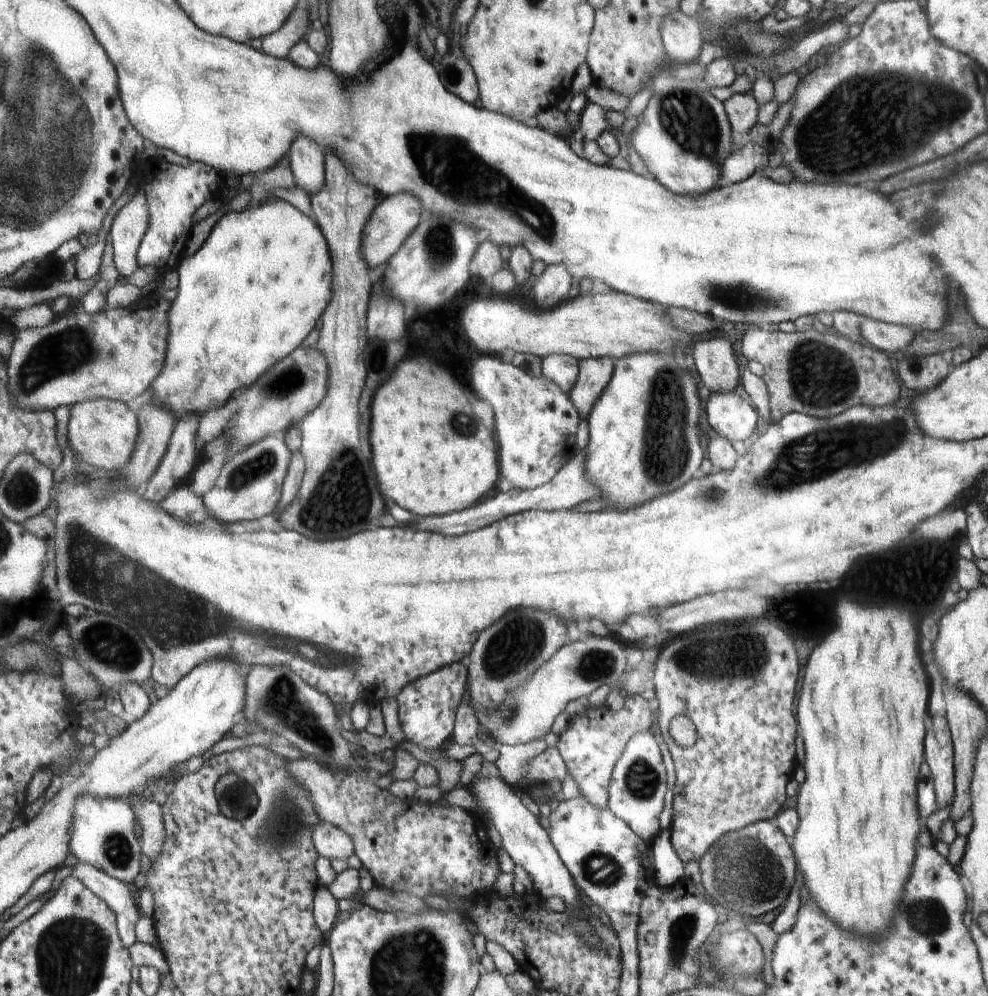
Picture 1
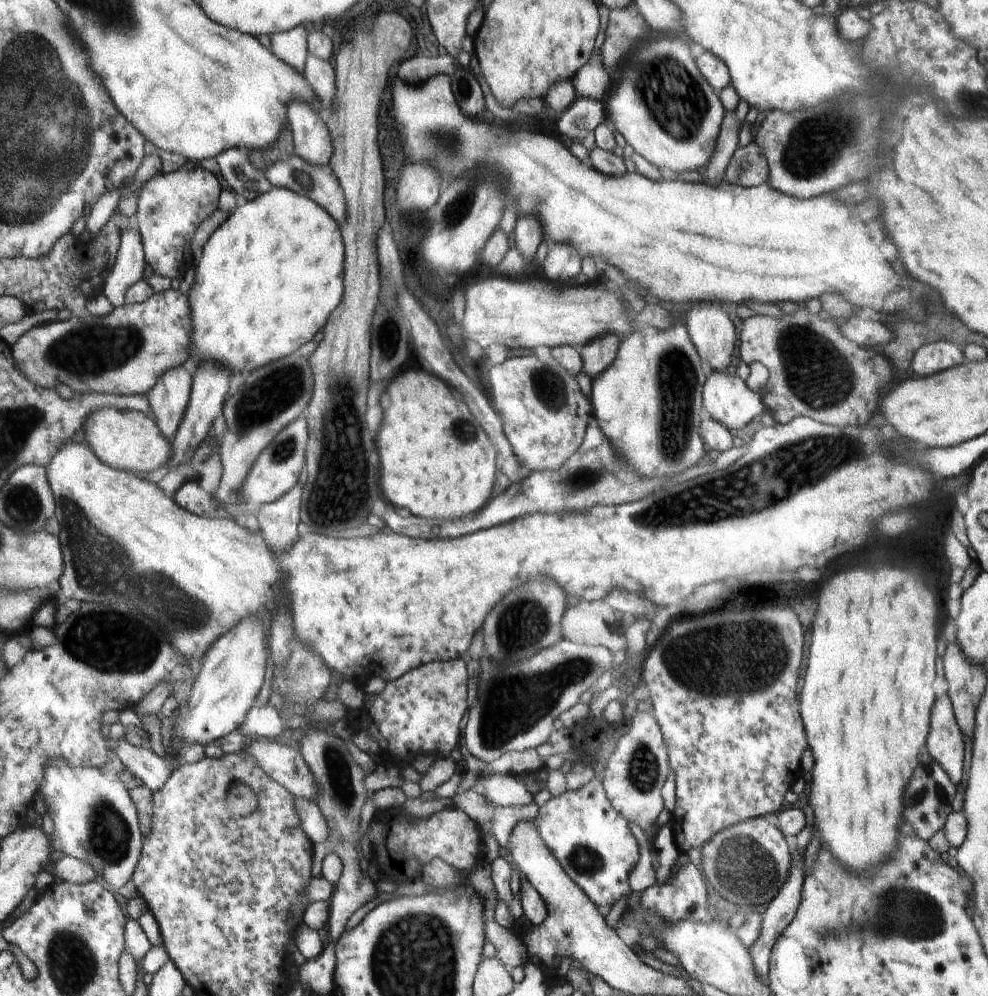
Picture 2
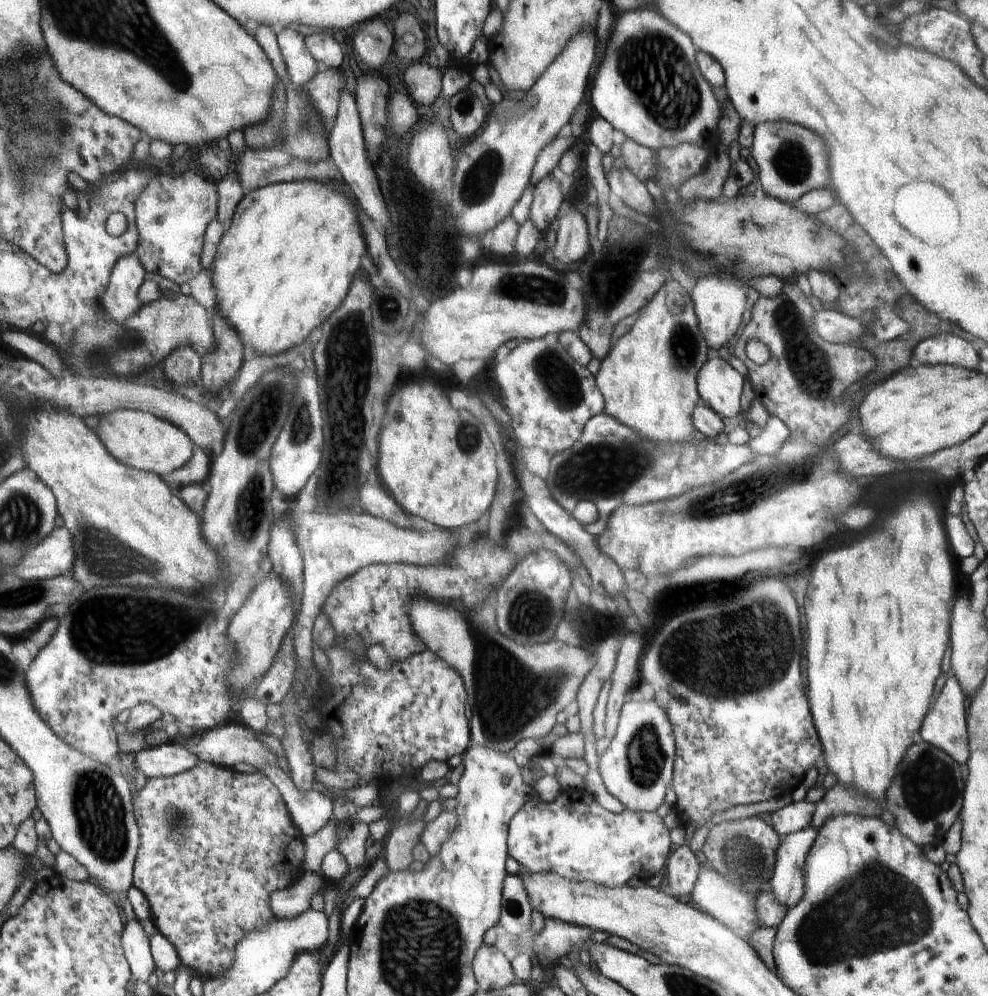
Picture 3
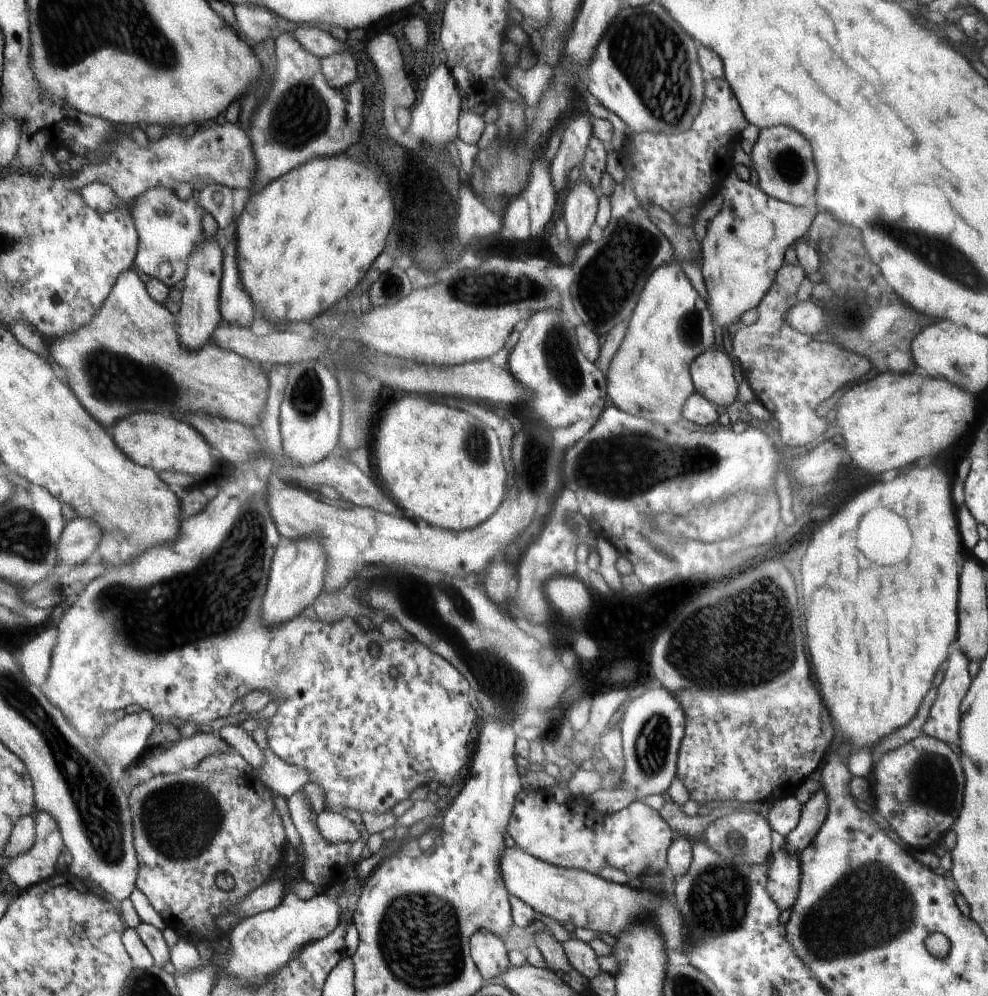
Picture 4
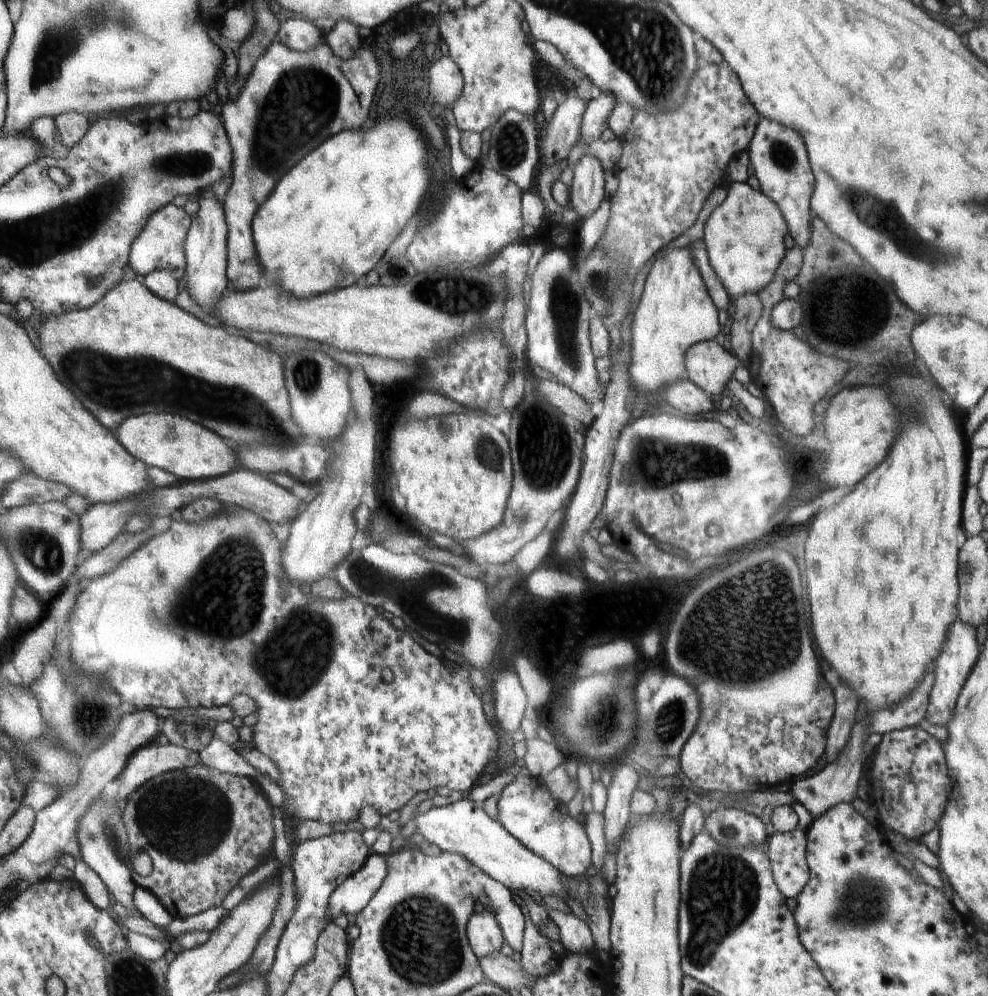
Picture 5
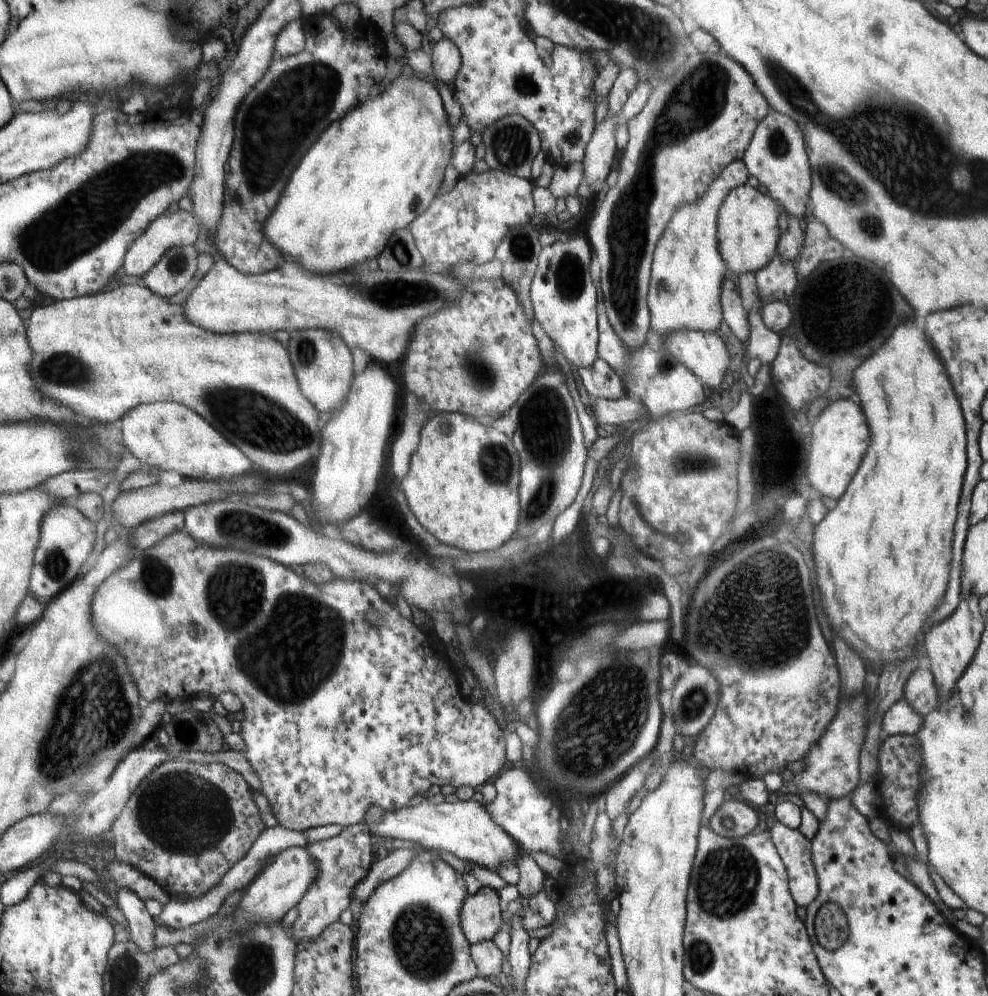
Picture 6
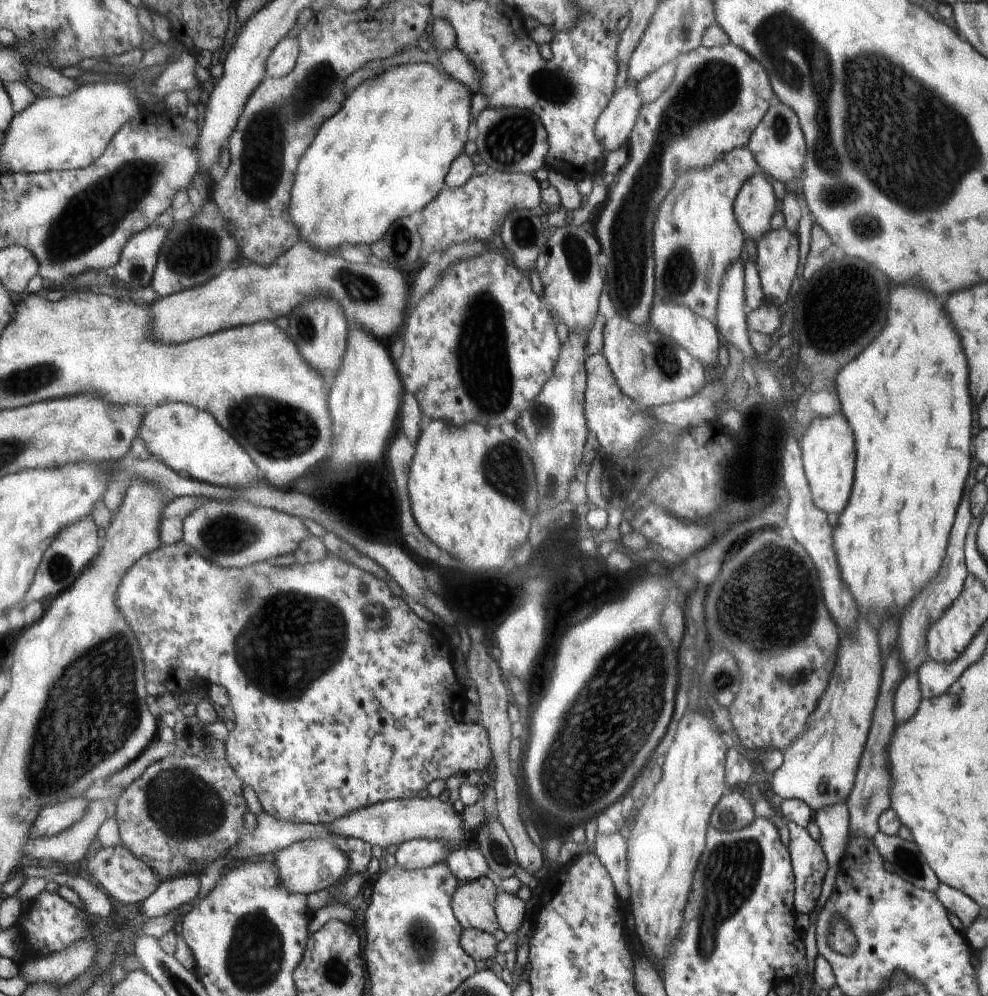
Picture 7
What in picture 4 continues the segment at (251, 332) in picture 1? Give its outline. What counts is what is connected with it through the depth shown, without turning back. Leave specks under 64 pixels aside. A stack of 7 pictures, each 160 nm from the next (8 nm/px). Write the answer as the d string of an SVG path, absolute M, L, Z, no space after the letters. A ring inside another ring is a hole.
M335 155L334 157L318 158L307 162L295 170L287 172L286 175L279 176L276 184L266 184L259 191L251 192L245 209L235 222L235 235L240 236L240 264L244 264L244 284L248 284L248 294L254 301L254 312L257 316L265 318L267 321L288 329L290 324L297 322L309 323L312 319L328 313L328 310L340 300L345 298L350 290L366 276L368 268L372 266L372 260L382 252L384 240L388 238L388 232L392 228L392 218L394 218L394 208L392 208L392 196L386 184L386 178L380 178L370 170L370 166L364 166L363 161L356 161L354 156Z

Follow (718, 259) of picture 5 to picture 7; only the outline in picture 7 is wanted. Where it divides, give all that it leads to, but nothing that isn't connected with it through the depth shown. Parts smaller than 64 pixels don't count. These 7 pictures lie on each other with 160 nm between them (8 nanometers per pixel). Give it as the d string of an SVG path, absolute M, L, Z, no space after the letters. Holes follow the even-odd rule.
M758 172L745 180L734 199L733 213L744 238L749 238L752 251L756 246L756 241L770 231L770 218L772 218L774 212L776 212L776 196L774 196L772 186L762 178L762 174Z

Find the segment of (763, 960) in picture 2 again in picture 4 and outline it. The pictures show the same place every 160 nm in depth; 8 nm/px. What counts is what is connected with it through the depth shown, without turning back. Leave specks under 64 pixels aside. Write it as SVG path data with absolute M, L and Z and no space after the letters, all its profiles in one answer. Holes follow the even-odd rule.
M822 788L810 801L803 804L797 827L785 836L785 844L792 855L796 853L800 856L800 853L814 840L826 820L827 808L828 801Z

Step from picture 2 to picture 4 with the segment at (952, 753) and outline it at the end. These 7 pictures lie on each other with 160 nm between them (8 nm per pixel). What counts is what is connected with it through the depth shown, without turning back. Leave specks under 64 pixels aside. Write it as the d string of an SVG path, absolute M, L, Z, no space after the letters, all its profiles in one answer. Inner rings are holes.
M958 642L951 648L948 656L948 665L943 667L943 670L937 681L938 696L932 708L926 724L924 724L922 733L925 736L932 736L941 742L947 744L960 745L960 704L964 700L964 696L968 693L968 686L970 686L970 674L968 674L968 656Z

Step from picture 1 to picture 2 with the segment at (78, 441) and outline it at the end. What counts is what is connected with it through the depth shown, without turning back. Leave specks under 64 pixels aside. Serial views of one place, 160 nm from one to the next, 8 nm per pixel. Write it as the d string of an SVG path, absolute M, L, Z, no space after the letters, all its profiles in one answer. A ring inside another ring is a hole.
M102 407L92 411L90 419L85 424L86 442L89 447L106 463L115 469L122 469L125 471L132 471L137 474L143 472L150 472L156 470L164 464L170 464L171 456L175 455L174 442L168 438L167 434L163 432L162 428L158 426L157 422L152 418L152 415L145 412L119 409L116 407Z

